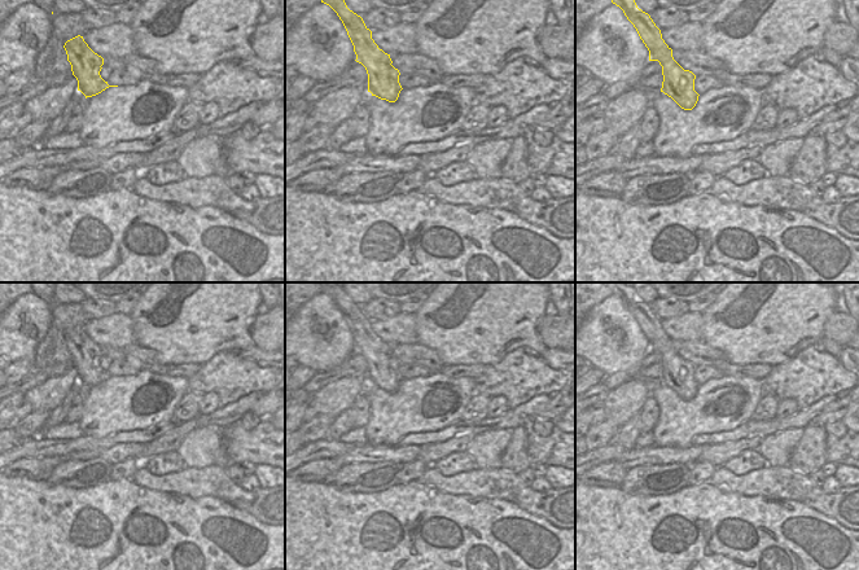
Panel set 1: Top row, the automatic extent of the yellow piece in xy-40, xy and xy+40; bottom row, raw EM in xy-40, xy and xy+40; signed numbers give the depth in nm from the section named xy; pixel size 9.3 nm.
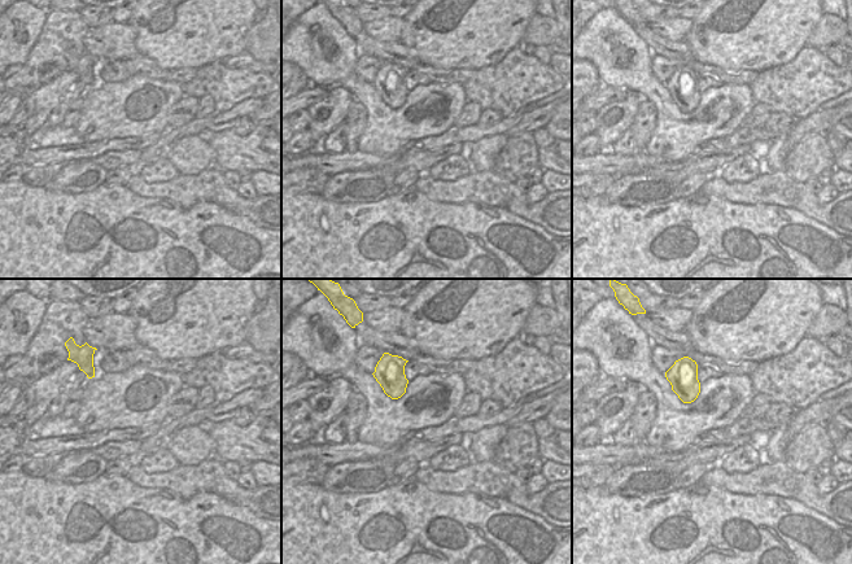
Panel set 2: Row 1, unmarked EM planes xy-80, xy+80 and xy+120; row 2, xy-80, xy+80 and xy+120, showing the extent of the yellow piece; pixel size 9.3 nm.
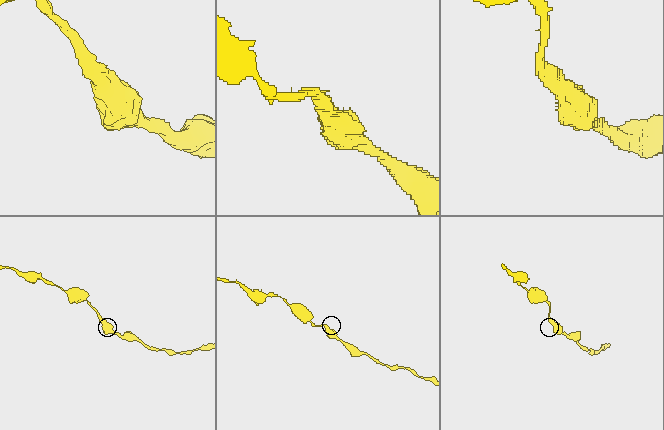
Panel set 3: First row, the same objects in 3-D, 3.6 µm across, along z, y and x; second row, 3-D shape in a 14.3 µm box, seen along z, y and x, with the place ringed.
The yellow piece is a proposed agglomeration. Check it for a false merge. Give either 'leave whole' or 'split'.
leave whole

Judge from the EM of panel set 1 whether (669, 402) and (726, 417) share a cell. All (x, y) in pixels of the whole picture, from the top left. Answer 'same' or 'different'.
same

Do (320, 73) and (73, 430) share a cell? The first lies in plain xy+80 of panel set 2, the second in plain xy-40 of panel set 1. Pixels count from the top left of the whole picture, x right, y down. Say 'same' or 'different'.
different

